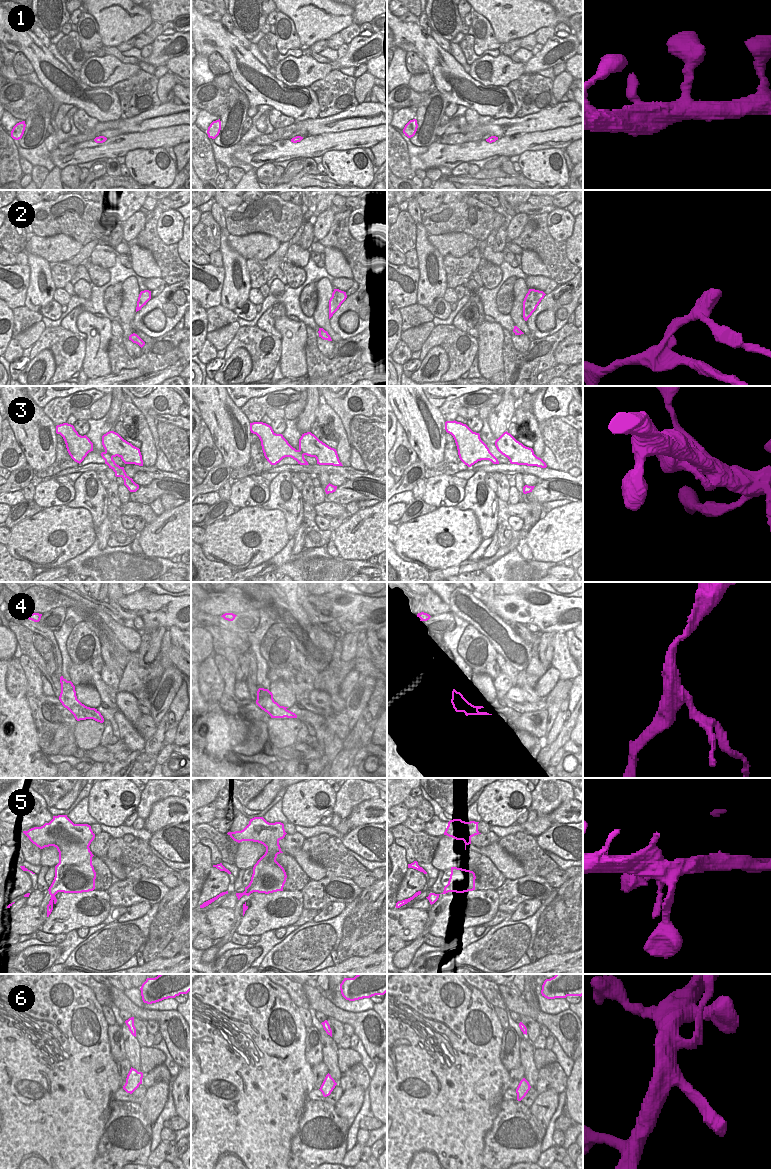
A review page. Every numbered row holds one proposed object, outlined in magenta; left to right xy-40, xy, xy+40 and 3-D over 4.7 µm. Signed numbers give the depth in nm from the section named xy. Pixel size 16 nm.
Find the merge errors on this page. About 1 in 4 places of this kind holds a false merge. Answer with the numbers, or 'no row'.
2, 4

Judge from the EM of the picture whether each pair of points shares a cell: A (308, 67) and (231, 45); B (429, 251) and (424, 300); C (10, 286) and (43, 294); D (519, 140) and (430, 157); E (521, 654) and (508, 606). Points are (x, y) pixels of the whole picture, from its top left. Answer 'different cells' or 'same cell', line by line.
A: different cells
B: same cell
C: different cells
D: same cell
E: different cells

